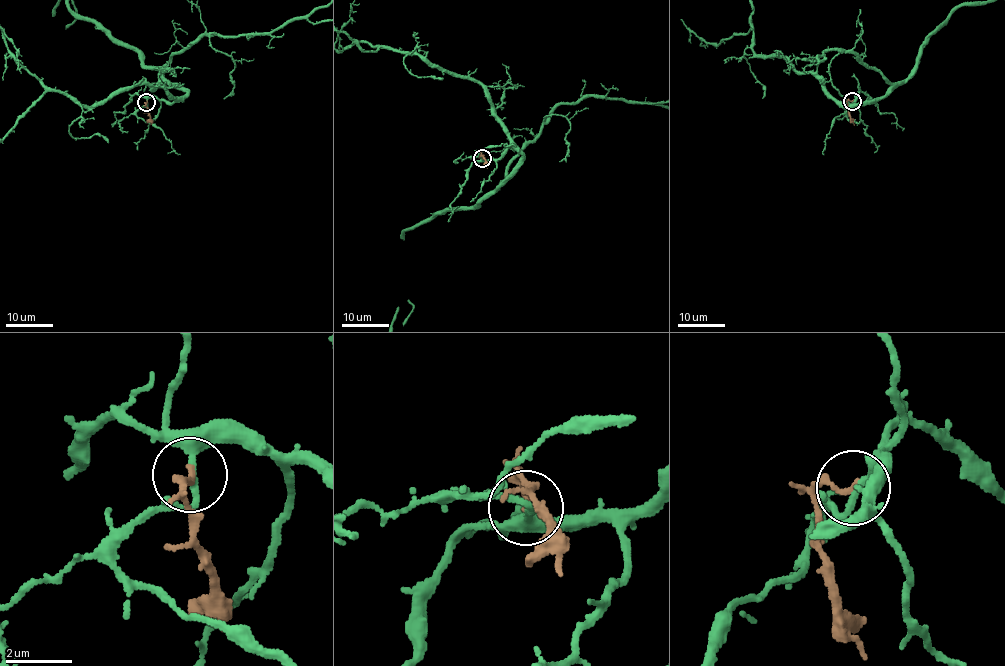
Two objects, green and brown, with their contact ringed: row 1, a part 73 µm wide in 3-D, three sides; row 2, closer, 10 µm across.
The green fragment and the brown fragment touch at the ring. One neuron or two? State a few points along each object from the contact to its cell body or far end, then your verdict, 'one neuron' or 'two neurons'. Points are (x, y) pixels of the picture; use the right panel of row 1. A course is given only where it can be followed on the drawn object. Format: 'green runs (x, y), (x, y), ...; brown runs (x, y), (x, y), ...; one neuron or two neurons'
brown runs (852, 101), (847, 101), (847, 110), (854, 125); two neurons

